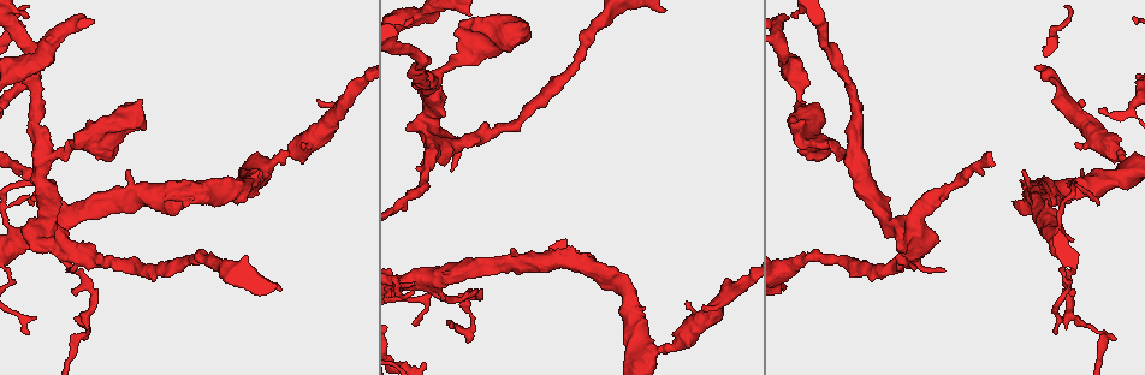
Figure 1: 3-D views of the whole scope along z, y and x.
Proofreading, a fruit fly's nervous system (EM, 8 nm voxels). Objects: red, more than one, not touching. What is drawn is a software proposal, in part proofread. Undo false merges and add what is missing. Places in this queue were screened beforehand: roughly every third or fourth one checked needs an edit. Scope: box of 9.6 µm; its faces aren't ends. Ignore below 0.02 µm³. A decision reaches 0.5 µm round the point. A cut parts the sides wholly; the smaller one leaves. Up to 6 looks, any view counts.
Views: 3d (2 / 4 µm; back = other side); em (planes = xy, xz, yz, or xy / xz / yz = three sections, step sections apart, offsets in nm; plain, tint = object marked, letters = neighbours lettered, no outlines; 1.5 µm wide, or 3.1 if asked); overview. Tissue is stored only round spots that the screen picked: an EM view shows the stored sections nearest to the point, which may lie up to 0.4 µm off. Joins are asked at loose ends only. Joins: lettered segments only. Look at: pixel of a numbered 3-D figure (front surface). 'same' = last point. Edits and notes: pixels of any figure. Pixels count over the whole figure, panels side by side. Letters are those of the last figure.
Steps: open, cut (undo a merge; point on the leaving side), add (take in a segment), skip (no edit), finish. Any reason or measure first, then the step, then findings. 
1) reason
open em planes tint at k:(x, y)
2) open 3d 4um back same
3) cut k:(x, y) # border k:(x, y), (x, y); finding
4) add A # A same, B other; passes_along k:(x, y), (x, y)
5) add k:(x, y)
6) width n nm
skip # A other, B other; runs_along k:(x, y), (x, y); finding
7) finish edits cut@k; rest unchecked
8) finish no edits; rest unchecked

thick end
open em xz step 8 letters at 1:(140, 100)

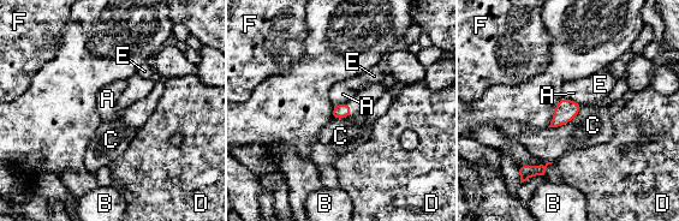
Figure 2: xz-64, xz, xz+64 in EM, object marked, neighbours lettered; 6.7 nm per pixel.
skip # A other, B other, C other, D other, E other, F other; no lettered segment goes on from it

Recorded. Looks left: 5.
branch stops here
open em planes letters at 1:(458, 25)

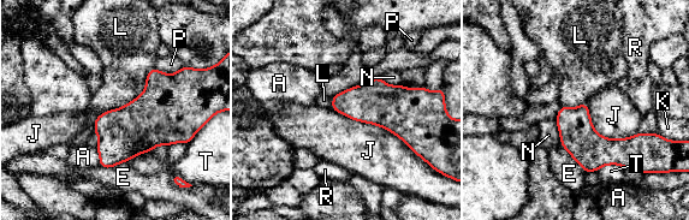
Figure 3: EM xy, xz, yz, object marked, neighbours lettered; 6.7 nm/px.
skip # A other, E other, J other, K other, L other, N other, P other, R other, T other; border 3:(154, 66), (93, 132); no lettered segment goes on from it

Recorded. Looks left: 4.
arms part here
open em planes letters at 1:(87, 254)

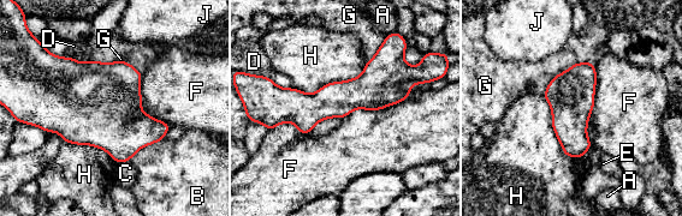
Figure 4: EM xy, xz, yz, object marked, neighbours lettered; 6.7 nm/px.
width 240 nm
skip # A other, B other, C other, D other, E other, F other, G other, H other, J other; runs_along 4:(414, 80), (331, 101), (274, 90); all the same cell

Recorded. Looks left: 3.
finish no edits; rest unchecked

